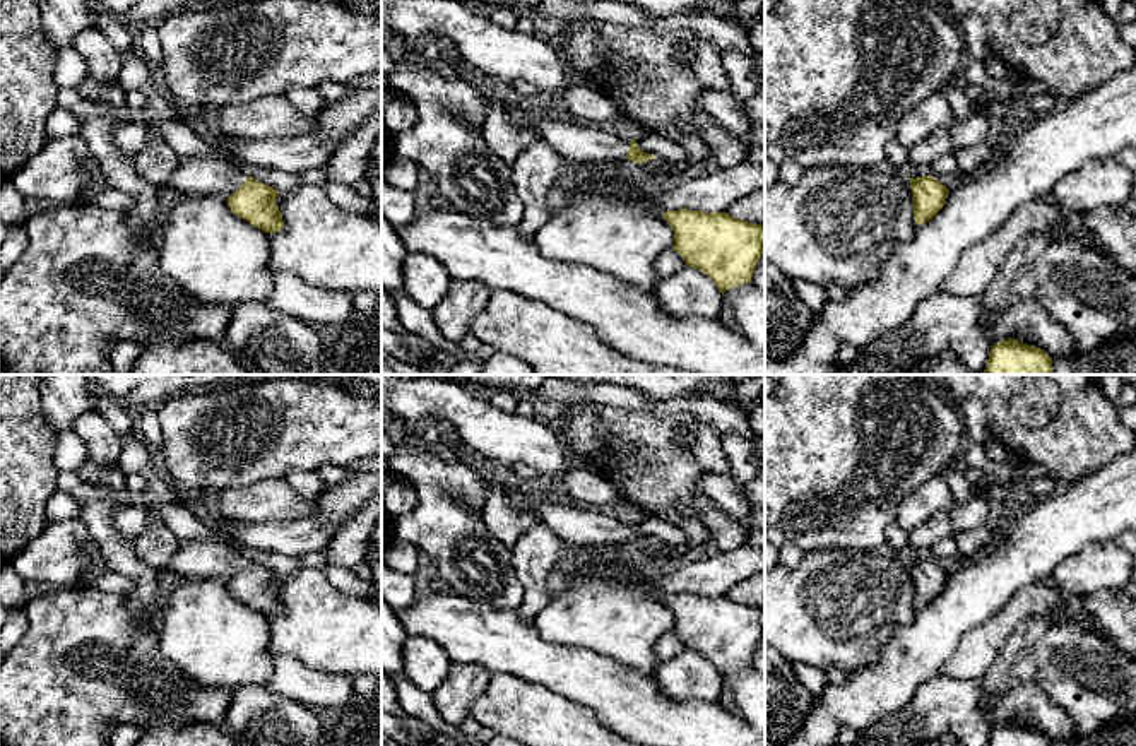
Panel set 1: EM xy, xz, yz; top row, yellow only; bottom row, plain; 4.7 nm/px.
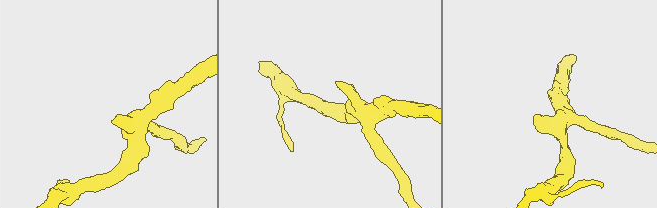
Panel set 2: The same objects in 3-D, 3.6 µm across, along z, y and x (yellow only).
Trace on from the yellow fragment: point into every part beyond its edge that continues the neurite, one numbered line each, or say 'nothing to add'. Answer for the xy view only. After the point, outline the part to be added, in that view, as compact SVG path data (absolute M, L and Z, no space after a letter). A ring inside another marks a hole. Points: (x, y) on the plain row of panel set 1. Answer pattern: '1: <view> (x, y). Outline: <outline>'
1: xy (197, 560). Outline: M195 539L178 542L178 551L169 560L168 570L185 580L228 582L245 563L245 556L226 542Z

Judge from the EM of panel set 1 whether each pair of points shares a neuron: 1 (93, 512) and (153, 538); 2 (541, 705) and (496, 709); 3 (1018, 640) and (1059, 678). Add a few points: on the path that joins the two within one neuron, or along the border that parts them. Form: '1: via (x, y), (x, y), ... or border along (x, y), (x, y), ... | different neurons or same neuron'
1: border along (132, 541), (136, 555), (158, 574) | different neurons
2: via (531, 709), (507, 709) | same neuron
3: border along (1051, 627), (1035, 645), (1034, 678) | different neurons

